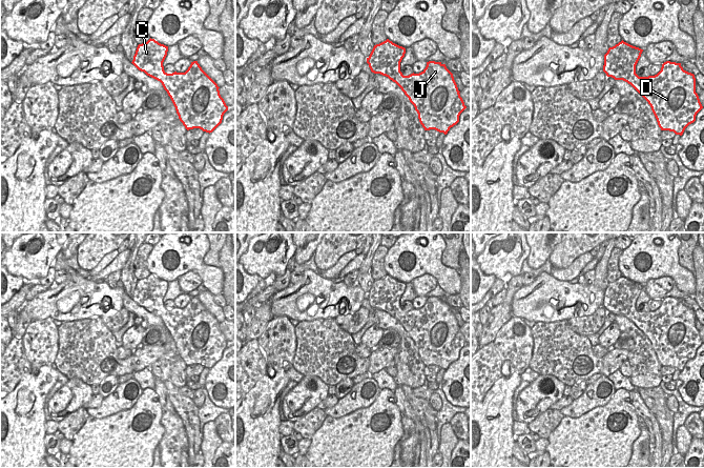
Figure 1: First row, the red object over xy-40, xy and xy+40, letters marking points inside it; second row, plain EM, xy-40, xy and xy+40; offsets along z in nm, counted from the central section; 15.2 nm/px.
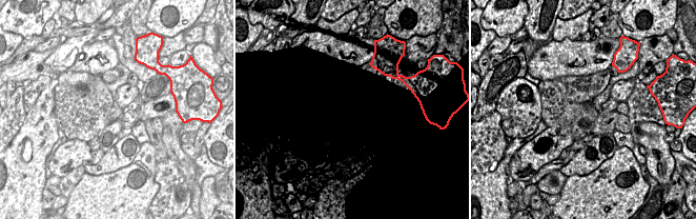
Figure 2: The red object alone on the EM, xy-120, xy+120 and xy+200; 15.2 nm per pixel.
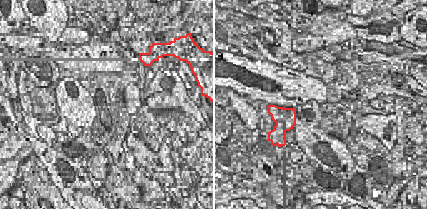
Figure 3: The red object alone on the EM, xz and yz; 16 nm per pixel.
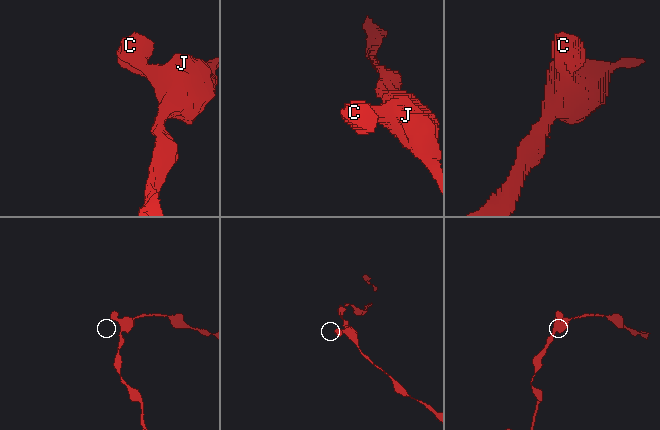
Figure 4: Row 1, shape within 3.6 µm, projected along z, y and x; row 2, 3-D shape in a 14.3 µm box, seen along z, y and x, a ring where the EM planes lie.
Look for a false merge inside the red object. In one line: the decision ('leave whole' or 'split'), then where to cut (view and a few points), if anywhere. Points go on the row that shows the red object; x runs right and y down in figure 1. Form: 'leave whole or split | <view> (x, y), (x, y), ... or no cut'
leave whole | no cut

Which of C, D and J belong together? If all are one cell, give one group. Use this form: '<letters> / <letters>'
C D J

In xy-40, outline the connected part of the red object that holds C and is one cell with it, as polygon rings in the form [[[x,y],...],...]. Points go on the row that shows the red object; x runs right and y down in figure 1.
[[[150,38],[138,45],[131,63],[162,83],[187,130],[200,128],[212,133],[228,110],[220,95],[220,87],[198,61],[191,62],[185,73],[167,74],[163,66],[167,52],[168,46]]]

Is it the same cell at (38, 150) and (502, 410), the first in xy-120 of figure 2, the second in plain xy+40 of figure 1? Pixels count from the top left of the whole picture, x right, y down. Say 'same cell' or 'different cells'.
same cell

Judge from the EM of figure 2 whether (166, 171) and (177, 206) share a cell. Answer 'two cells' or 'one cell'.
one cell

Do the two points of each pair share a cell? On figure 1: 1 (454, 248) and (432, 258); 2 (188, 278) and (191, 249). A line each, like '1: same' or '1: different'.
1: different
2: different

